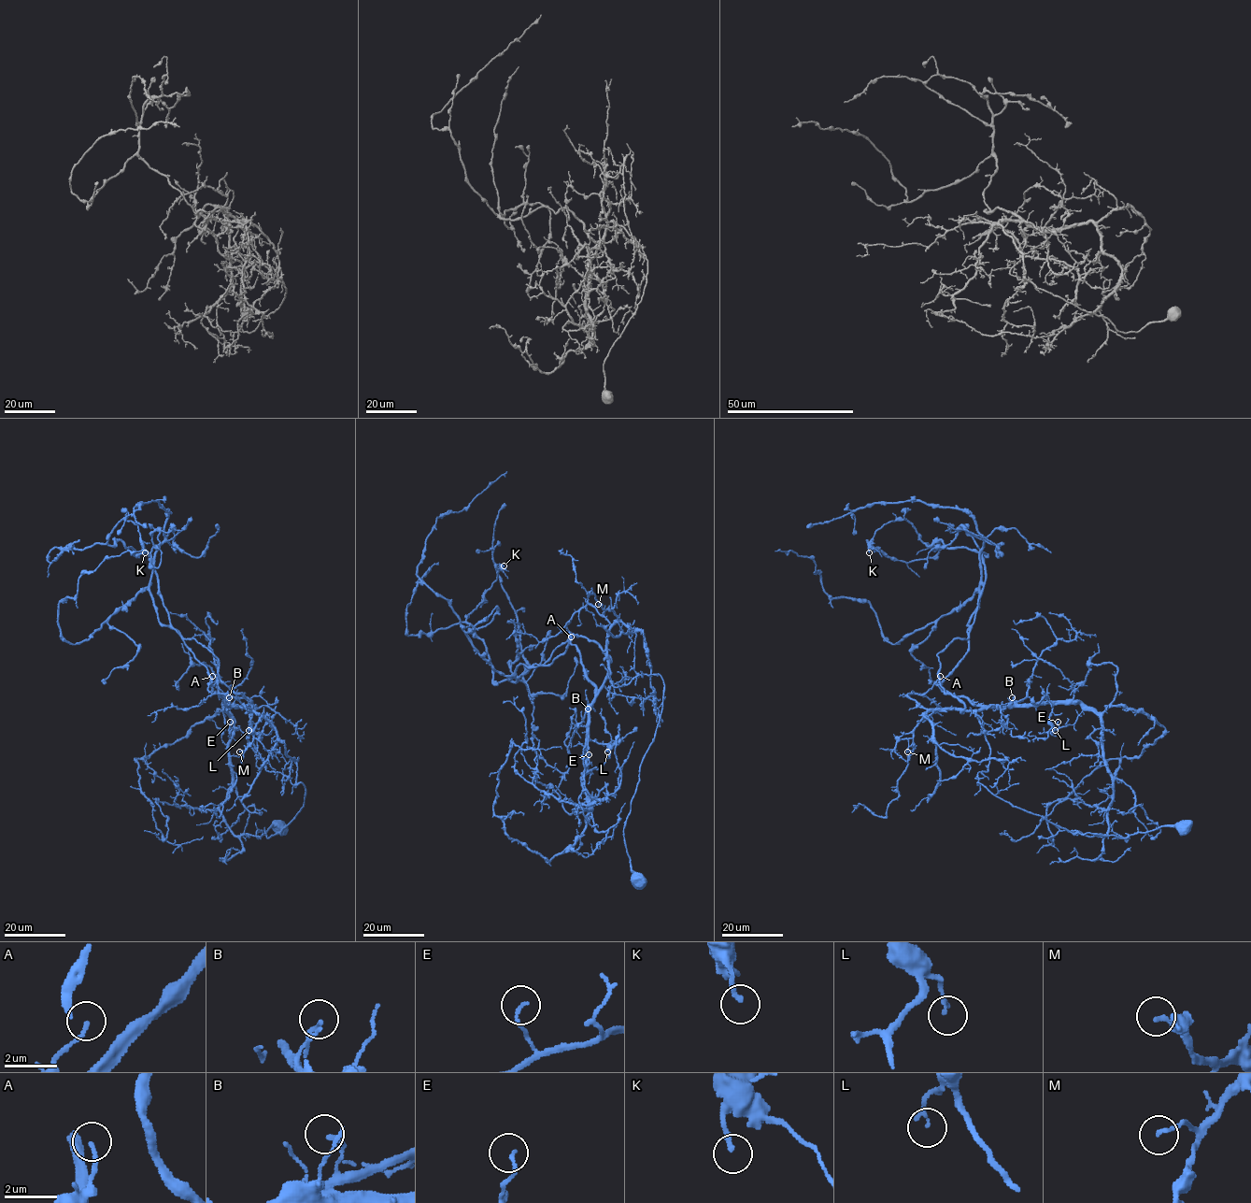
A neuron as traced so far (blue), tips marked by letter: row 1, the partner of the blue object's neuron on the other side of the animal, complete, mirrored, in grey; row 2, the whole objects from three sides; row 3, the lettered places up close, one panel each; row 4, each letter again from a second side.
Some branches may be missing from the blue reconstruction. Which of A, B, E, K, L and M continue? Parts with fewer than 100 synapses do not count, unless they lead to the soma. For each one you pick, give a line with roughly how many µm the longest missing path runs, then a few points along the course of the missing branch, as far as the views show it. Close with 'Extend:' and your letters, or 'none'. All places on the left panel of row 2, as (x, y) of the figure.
Extend: none

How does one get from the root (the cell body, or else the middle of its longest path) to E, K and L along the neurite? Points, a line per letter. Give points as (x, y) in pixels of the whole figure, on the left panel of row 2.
E: (280, 827), (266, 837), (300, 810), (305, 786), (265, 769), (248, 709), (224, 703), (230, 722)
K: (280, 827), (305, 786), (265, 769), (251, 702), (108, 535), (130, 520), (145, 552)
L: (280, 827), (266, 837), (300, 810), (305, 786), (265, 769), (251, 713), (234, 697), (248, 702), (248, 730)

